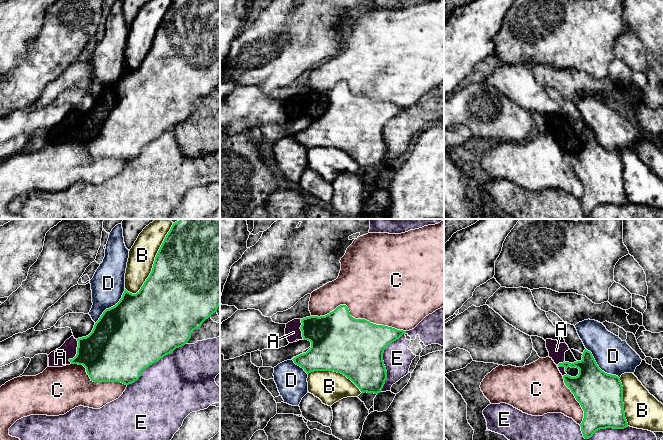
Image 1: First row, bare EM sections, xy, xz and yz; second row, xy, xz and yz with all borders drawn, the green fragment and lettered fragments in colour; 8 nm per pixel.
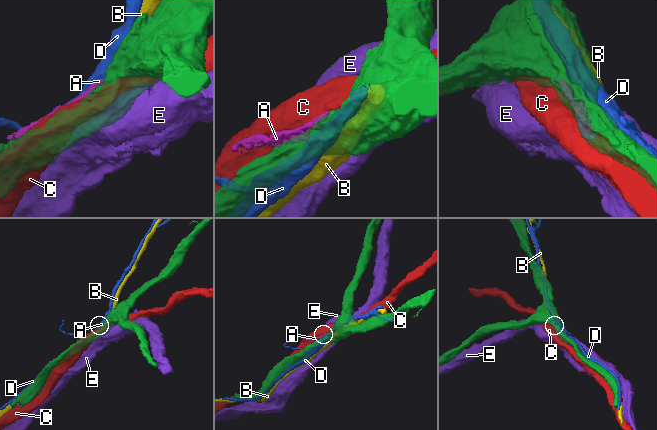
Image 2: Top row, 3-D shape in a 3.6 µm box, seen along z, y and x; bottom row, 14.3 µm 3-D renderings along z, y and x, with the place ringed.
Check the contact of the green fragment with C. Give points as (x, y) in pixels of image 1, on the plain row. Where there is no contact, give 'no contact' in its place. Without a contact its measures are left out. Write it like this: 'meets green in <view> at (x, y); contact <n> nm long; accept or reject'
meets green in xz at (356, 95); contact 750 nm long; reject

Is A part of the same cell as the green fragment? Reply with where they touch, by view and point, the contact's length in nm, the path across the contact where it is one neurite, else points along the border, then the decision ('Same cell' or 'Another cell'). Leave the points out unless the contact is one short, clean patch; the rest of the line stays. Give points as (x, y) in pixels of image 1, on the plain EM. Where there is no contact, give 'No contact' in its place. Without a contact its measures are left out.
Touches green at xy (77, 128). Shared border 200 nm. Another cell

